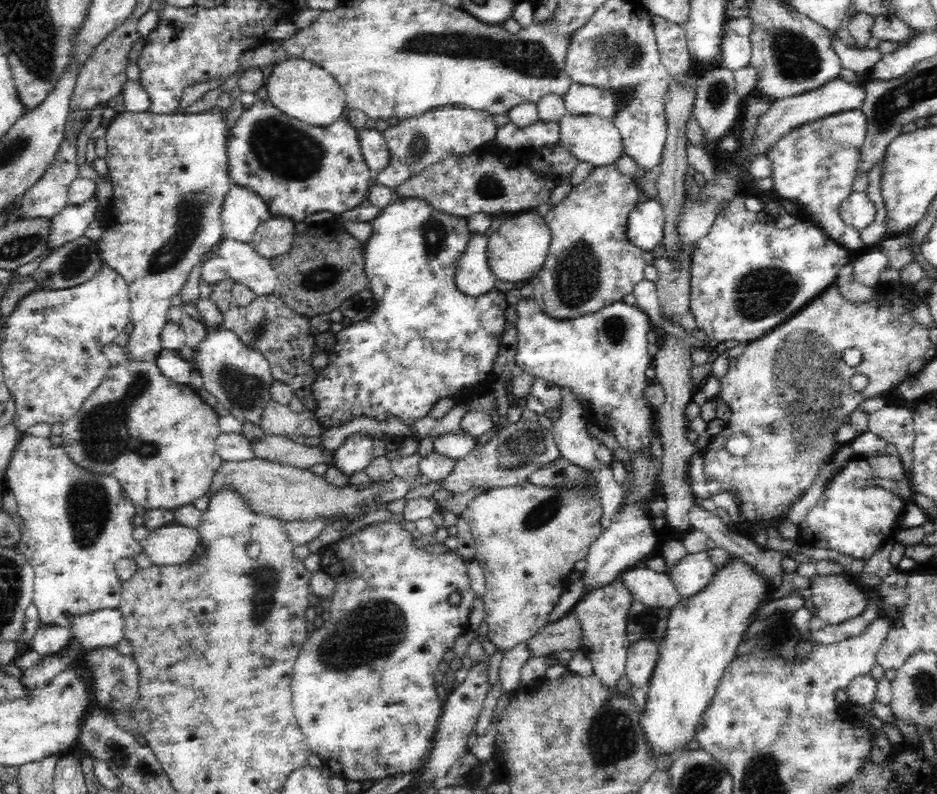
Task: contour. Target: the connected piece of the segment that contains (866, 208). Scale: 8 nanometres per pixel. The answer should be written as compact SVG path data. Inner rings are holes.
M854 191L847 195L839 207L839 214L843 222L859 232L865 230L875 220L876 213L876 206L866 191Z

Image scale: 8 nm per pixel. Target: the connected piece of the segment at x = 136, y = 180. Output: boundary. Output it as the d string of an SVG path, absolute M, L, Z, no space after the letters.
M217 106L209 111L201 113L176 112L174 114L152 114L146 112L130 112L123 111L107 126L104 136L107 141L107 154L104 157L107 162L111 184L113 186L113 197L111 206L108 210L108 218L104 221L103 236L97 241L99 254L103 265L112 268L118 272L122 278L126 280L129 286L129 299L131 304L130 320L133 321L134 328L130 335L130 341L124 347L124 356L127 362L142 361L155 362L162 349L162 328L168 322L167 312L172 306L170 300L173 296L179 294L182 290L188 276L197 264L203 263L208 255L212 252L212 246L217 244L223 238L223 230L221 224L221 209L233 182L231 181L228 164L227 164L227 148L226 148L226 115Z

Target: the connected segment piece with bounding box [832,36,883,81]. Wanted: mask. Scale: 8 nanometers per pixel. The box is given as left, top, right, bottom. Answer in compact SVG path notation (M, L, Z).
M837 36L832 39L832 48L840 57L841 66L855 72L862 81L865 81L870 76L873 66L883 54L878 48L852 49L844 45Z

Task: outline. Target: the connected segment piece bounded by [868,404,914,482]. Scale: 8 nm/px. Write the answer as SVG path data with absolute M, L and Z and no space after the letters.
M886 404L869 414L868 431L897 446L906 479L910 482L911 451L914 446L914 421L910 409Z

